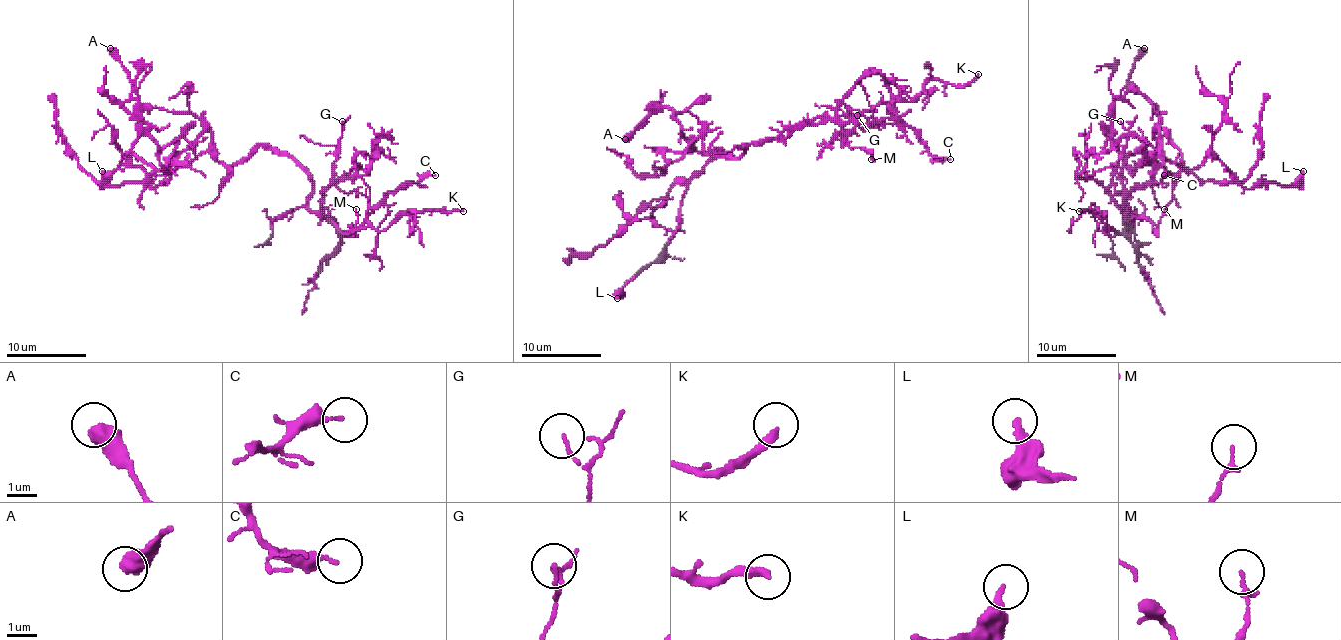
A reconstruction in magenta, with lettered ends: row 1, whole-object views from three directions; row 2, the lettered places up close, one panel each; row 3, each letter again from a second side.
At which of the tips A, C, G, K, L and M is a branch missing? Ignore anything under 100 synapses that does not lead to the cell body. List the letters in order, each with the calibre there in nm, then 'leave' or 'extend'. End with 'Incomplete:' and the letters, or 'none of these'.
A: 550 nm thick; leave
C: 240 nm thick; leave
G: 90 nm thick; leave
K: 240 nm thick; extend
L: 280 nm thick; leave
M: 150 nm thick; leave
Incomplete: K

